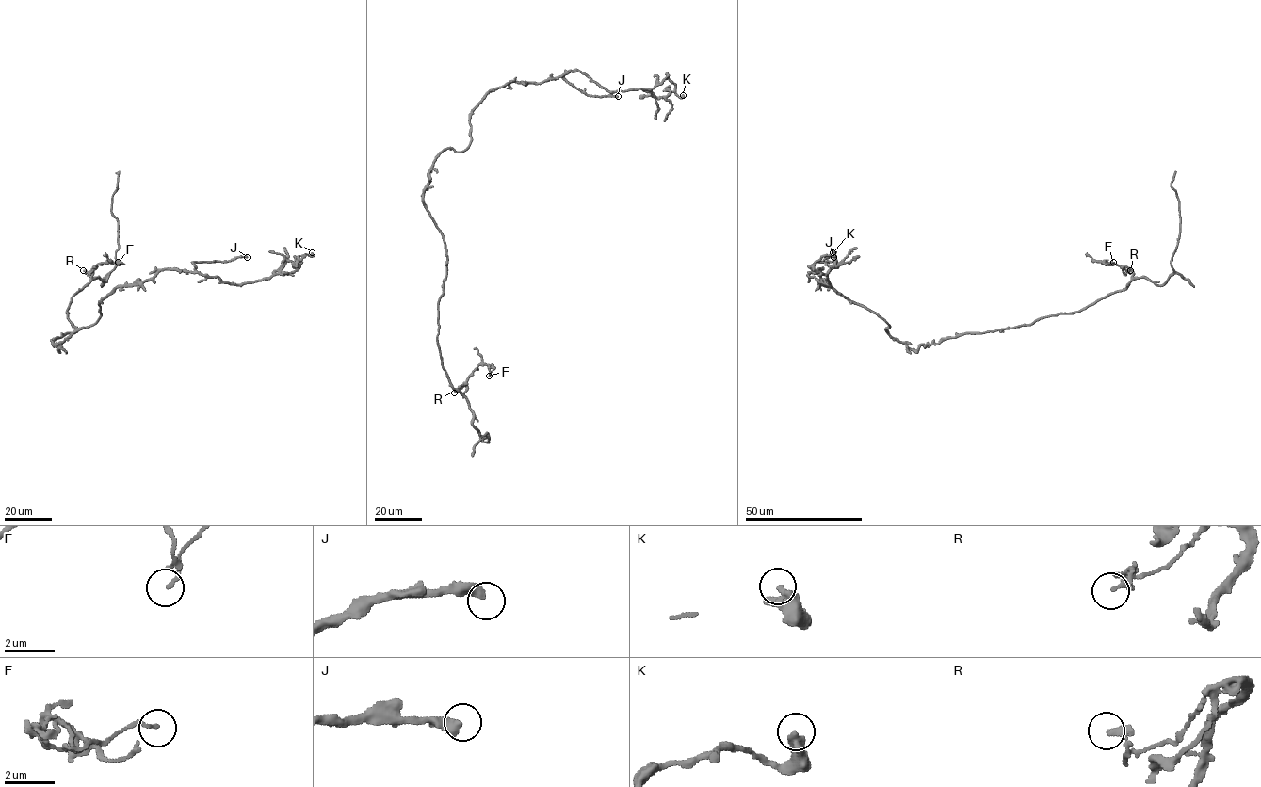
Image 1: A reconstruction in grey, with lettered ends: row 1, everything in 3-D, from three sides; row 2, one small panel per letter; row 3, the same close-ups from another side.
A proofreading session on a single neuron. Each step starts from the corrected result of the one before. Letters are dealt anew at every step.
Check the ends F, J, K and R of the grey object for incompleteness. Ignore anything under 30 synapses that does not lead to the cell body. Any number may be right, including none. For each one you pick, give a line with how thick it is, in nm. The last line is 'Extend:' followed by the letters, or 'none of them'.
Extend: none of them

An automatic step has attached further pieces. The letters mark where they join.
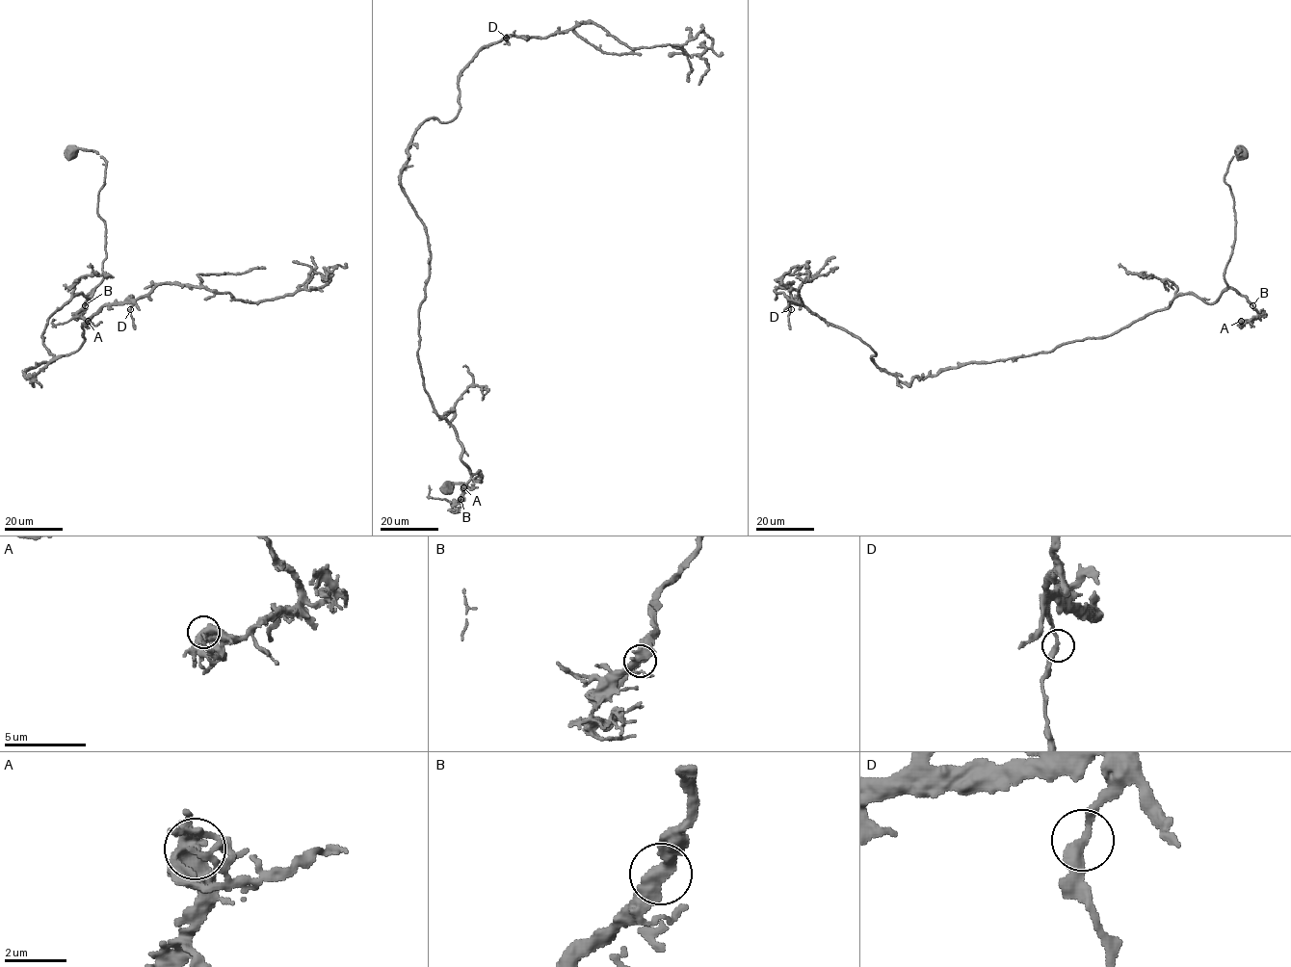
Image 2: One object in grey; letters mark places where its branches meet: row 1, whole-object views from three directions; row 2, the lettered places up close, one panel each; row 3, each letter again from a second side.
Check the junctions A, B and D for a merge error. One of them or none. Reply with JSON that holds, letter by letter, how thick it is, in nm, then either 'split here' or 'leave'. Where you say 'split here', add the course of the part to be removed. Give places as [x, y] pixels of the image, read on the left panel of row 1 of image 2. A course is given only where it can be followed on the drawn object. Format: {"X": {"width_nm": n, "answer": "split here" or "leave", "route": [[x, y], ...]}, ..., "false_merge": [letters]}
{"A": {"width_nm": 650, "answer": "leave"}, "B": {"width_nm": 360, "answer": "leave"}, "D": {"width_nm": 320, "answer": "leave"}, "false_merge": []}

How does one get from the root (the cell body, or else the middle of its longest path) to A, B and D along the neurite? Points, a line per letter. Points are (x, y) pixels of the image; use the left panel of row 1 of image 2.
A: (68, 152), (91, 149), (107, 162), (97, 208), (105, 224), (103, 279), (77, 313), (88, 321)
B: (68, 152), (91, 149), (107, 162), (97, 208), (105, 224), (103, 279), (88, 295), (85, 305)
D: (68, 152), (107, 162), (103, 279), (48, 319), (54, 359), (24, 376), (74, 352), (104, 305), (130, 309)

